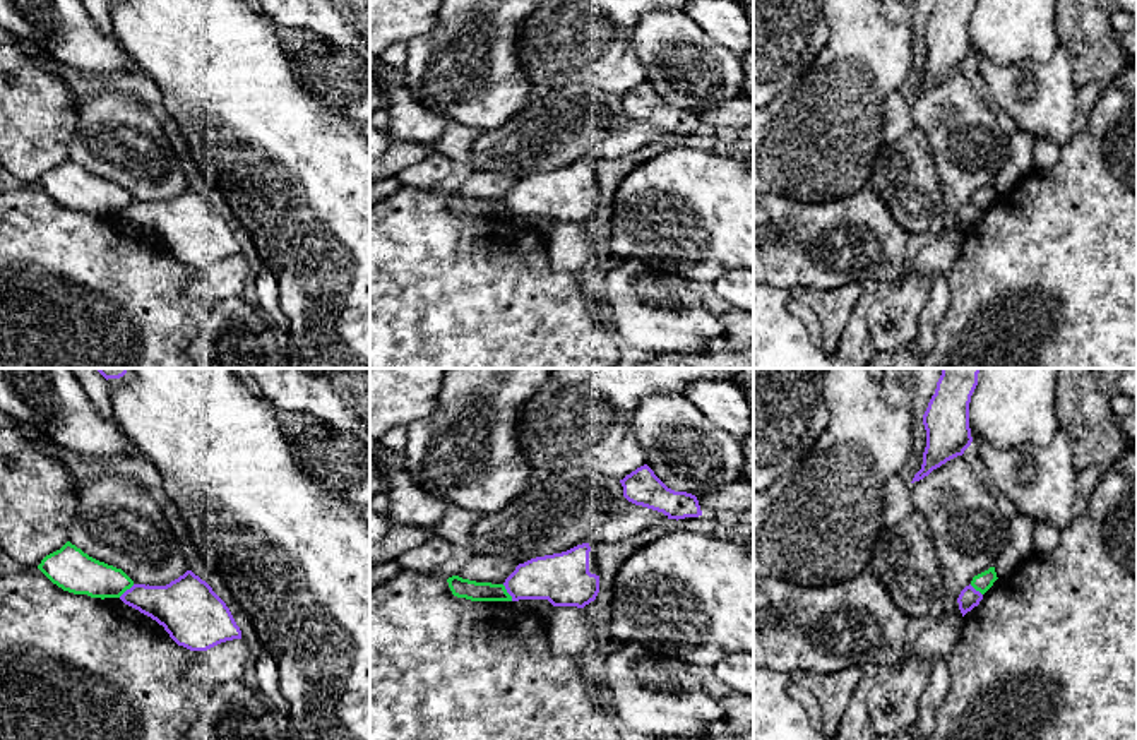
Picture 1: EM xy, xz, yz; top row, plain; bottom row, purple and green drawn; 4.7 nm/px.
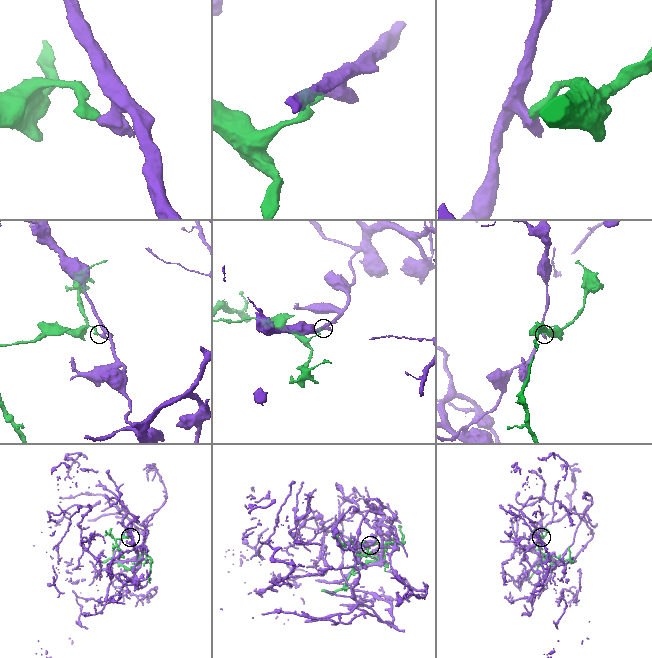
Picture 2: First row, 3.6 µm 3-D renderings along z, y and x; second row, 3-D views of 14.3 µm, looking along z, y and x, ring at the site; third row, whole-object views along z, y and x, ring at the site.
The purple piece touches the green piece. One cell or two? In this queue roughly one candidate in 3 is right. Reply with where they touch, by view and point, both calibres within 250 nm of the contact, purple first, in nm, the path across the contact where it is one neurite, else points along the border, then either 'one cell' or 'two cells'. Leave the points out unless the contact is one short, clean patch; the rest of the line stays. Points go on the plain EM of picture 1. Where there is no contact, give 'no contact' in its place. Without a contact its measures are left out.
contact xz (507, 208); calibres 240 and 100 nm; border xz (502, 201), (512, 216); two cells

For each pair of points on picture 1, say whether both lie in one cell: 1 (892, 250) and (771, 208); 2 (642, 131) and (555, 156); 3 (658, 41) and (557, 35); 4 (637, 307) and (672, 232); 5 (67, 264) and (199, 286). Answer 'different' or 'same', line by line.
1: same
2: same
3: different
4: different
5: different

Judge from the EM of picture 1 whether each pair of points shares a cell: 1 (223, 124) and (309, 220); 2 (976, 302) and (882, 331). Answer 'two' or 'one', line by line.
1: one
2: two

